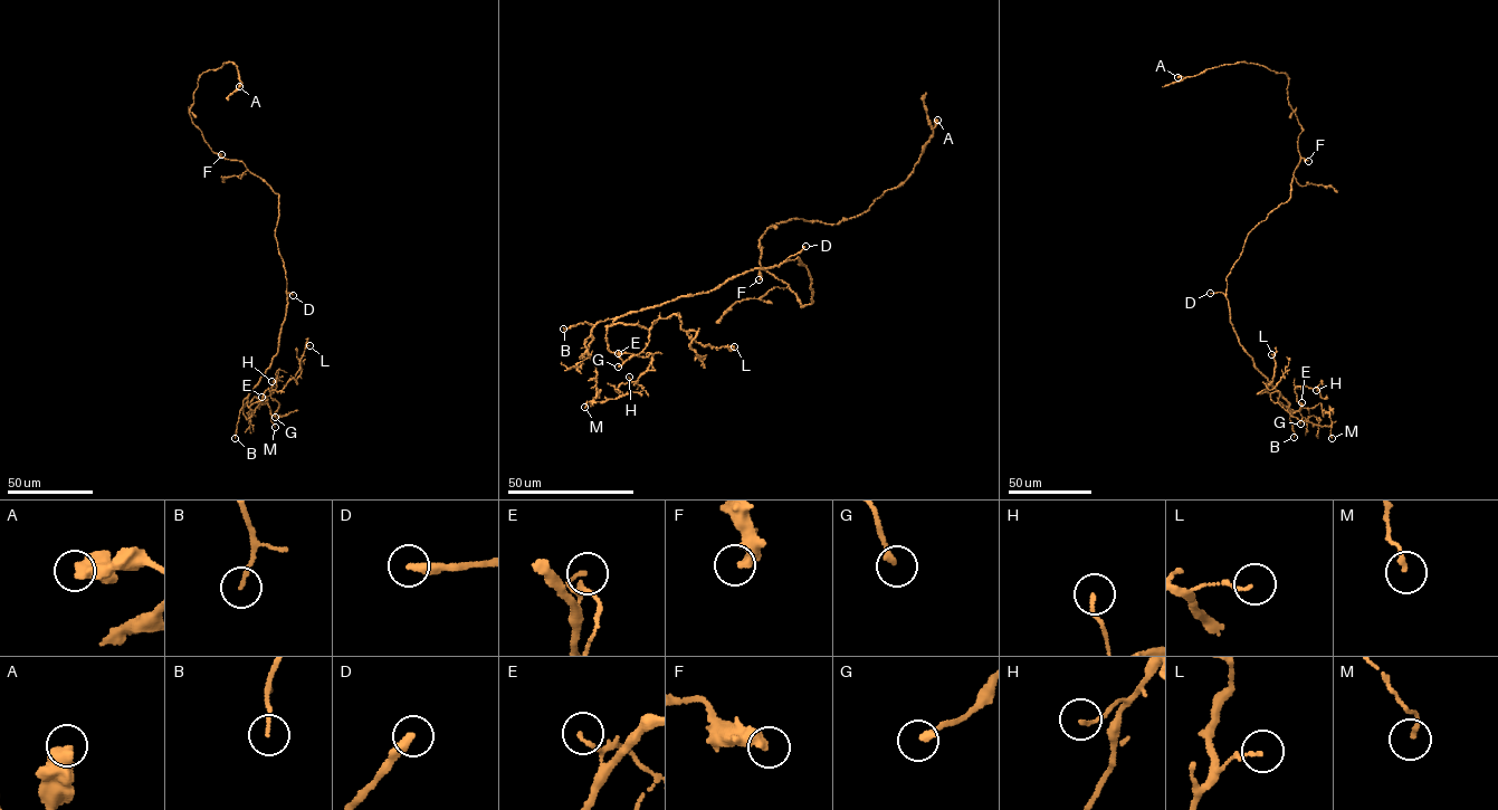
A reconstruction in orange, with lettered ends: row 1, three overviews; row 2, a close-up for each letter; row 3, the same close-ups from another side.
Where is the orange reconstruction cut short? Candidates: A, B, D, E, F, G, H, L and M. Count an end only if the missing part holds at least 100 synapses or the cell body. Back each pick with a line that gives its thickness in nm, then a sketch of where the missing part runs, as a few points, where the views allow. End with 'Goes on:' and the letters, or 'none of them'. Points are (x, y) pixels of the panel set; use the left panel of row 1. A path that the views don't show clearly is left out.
D: 300 nm
Goes on: D

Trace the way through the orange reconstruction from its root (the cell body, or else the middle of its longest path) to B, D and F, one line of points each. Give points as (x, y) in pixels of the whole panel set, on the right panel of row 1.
B: (1257, 225), (1227, 277), (1225, 298), (1239, 343), (1286, 400), (1294, 437)
D: (1257, 225), (1248, 235), (1239, 258), (1227, 277), (1227, 295), (1210, 293)
F: (1257, 225), (1288, 200), (1295, 169), (1300, 159), (1308, 161)

